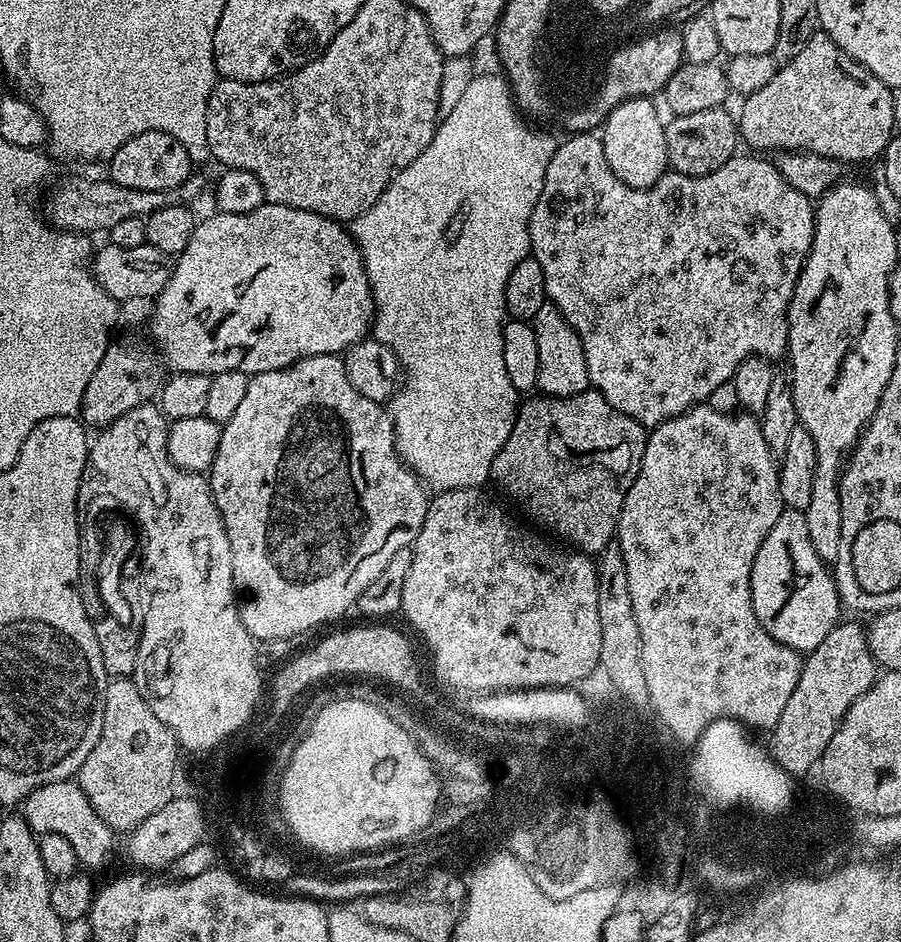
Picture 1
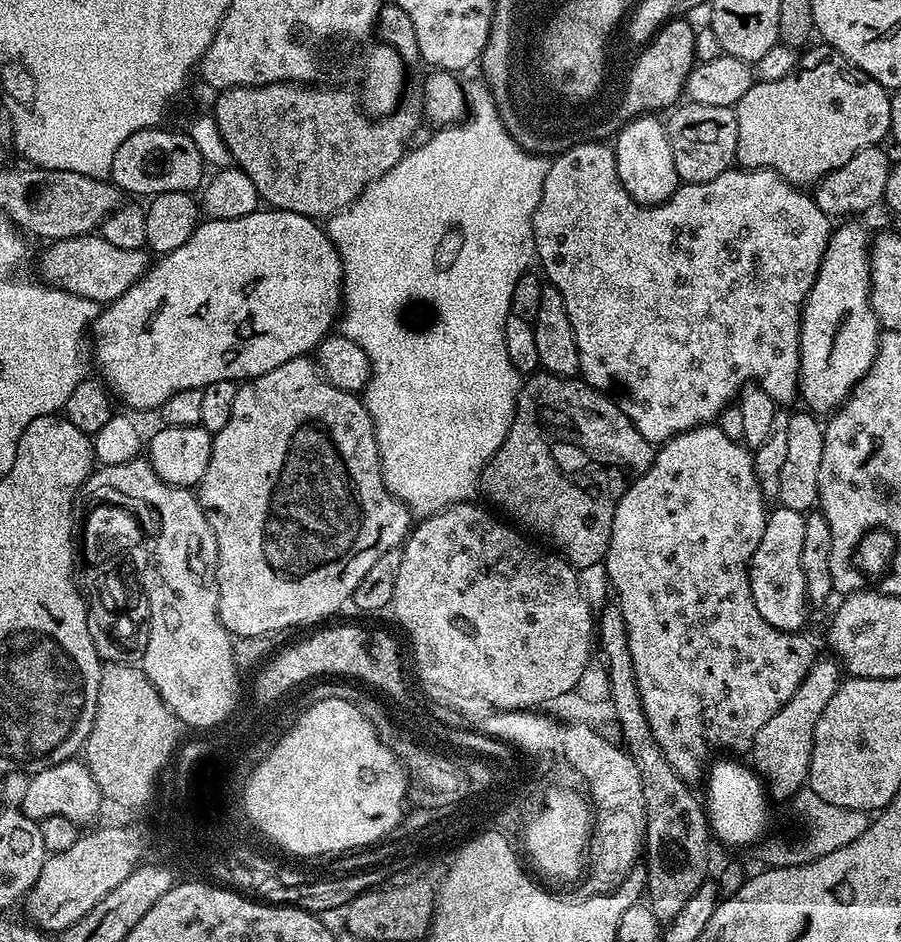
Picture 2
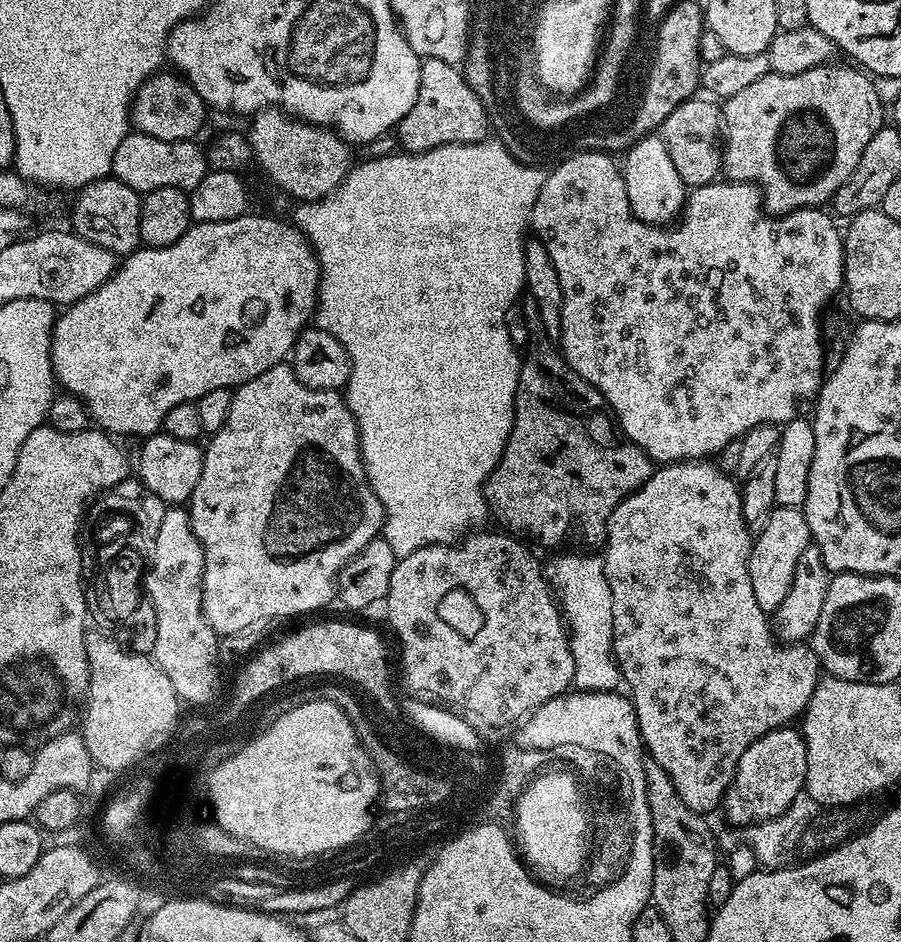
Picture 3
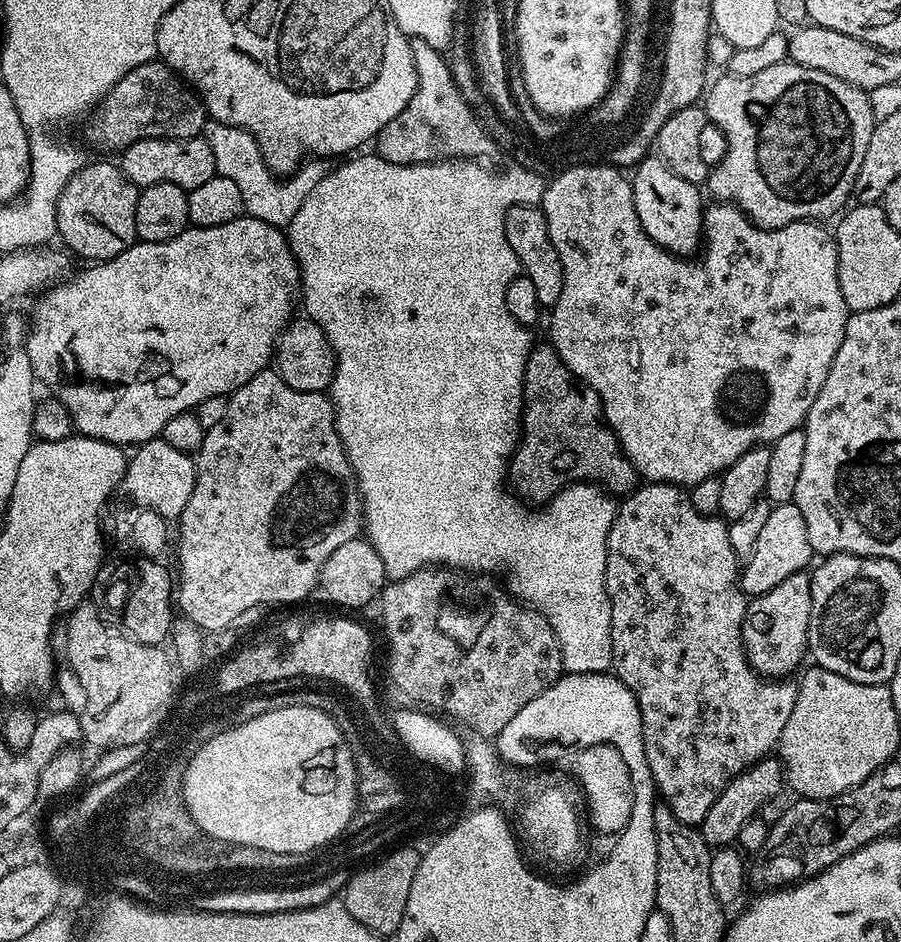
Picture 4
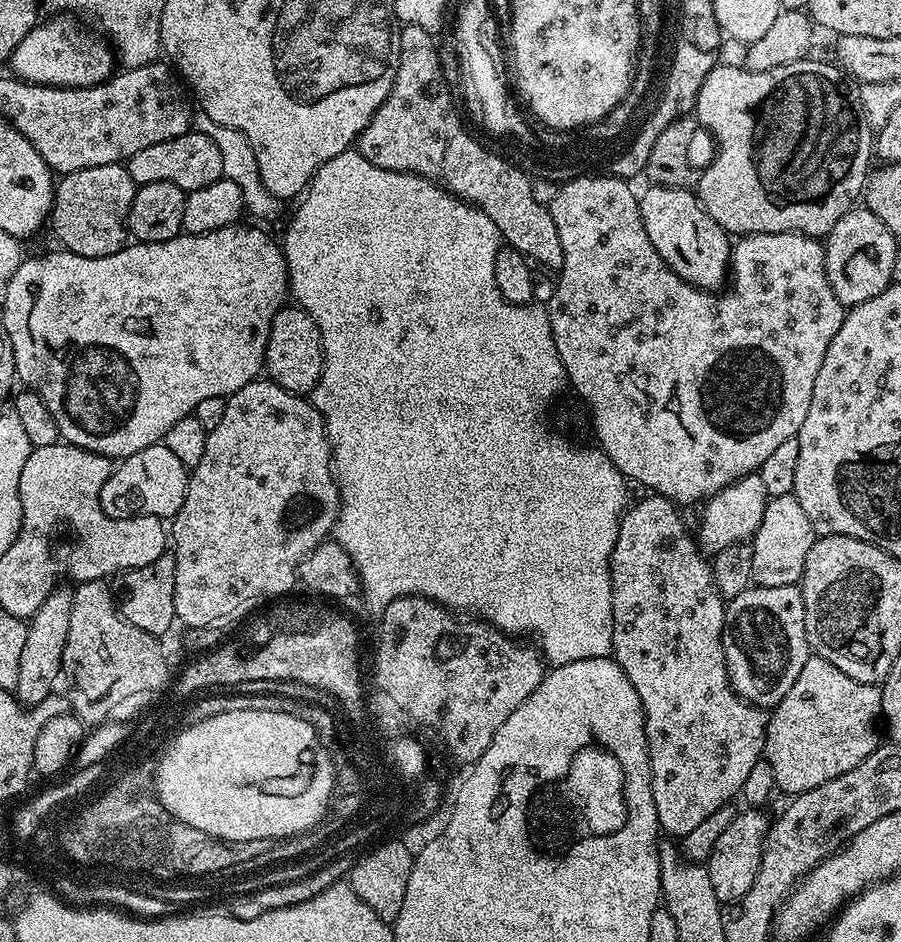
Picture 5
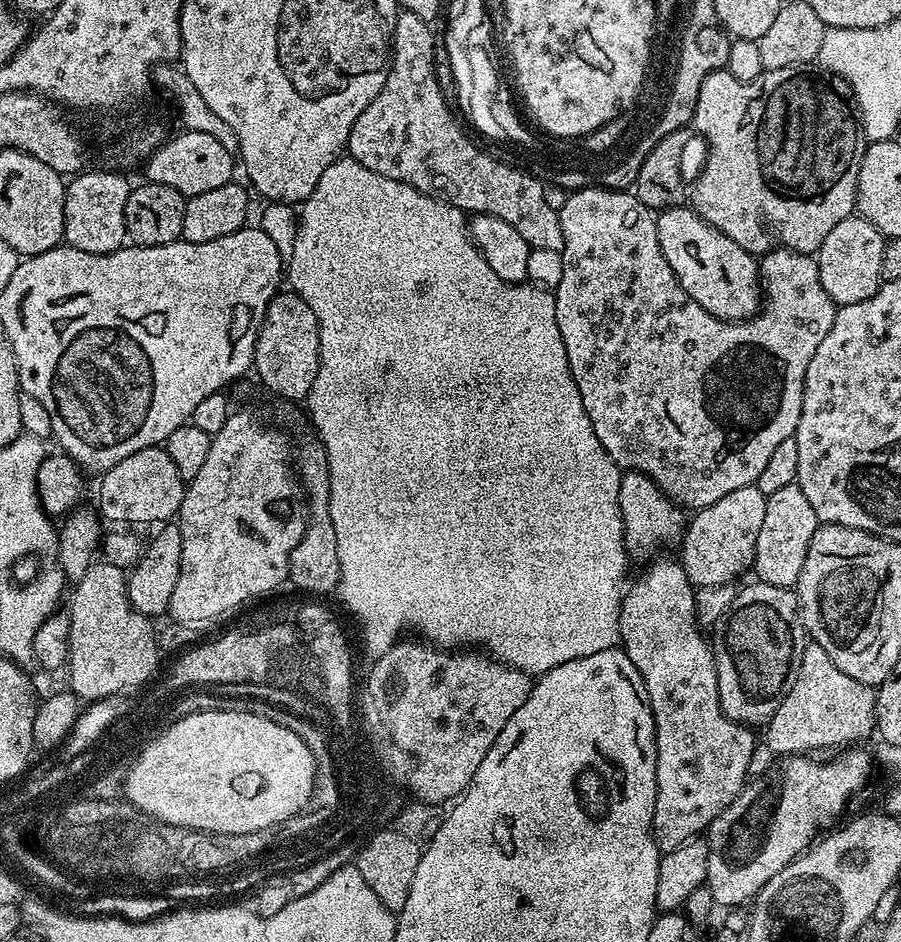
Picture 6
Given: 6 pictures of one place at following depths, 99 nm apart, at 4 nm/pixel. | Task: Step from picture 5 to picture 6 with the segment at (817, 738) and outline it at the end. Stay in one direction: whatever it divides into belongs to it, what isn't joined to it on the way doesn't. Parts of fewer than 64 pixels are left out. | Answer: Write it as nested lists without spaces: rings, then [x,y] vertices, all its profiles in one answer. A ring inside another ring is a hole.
[[[808,642],[802,650],[802,662],[798,666],[798,674],[794,678],[794,686],[790,686],[790,694],[782,698],[782,706],[774,710],[762,732],[762,743],[770,746],[777,757],[803,756],[805,754],[824,754],[827,748],[844,750],[849,746],[859,745],[868,735],[873,735],[876,726],[876,688],[870,684],[858,682],[858,678],[850,678],[850,674],[842,674],[834,662],[830,662],[830,654],[822,650],[822,646]]]

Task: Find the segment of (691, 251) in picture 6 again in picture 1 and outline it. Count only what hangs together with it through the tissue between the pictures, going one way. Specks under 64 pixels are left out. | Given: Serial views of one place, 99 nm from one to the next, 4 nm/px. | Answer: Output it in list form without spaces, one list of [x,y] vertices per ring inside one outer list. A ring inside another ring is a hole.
[[[648,98],[626,100],[622,102],[602,125],[602,150],[606,154],[606,162],[610,162],[610,170],[626,186],[631,188],[649,188],[669,171],[668,151],[666,150],[665,121],[660,120],[653,101]]]

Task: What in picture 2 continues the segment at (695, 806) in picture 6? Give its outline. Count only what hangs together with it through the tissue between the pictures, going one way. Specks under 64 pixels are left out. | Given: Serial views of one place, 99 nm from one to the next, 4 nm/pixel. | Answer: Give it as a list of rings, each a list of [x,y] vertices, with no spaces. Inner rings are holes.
[[[715,423],[701,424],[700,427],[686,430],[659,445],[658,451],[652,457],[650,470],[646,470],[646,474],[642,474],[629,486],[626,494],[622,494],[617,509],[614,510],[609,550],[602,561],[604,569],[608,572],[611,591],[620,605],[622,618],[626,622],[626,634],[630,642],[638,694],[646,710],[646,722],[650,722],[650,730],[654,730],[654,742],[658,742],[662,754],[666,754],[666,762],[674,766],[674,774],[678,774],[678,778],[682,778],[689,786],[695,785],[695,780],[705,779],[706,769],[716,756],[715,752],[725,748],[728,751],[725,753],[728,754],[747,753],[752,747],[758,730],[762,730],[762,726],[766,726],[766,722],[770,722],[770,718],[774,718],[774,714],[778,714],[778,710],[782,710],[782,706],[790,702],[794,690],[798,690],[798,686],[818,658],[815,646],[804,637],[804,634],[783,632],[770,626],[766,618],[758,614],[758,606],[754,606],[748,581],[748,566],[752,563],[754,550],[758,550],[758,542],[762,542],[762,530],[766,530],[769,509],[766,507],[756,477],[752,461],[753,453],[739,439],[731,440],[722,429],[716,427],[720,426]]]

